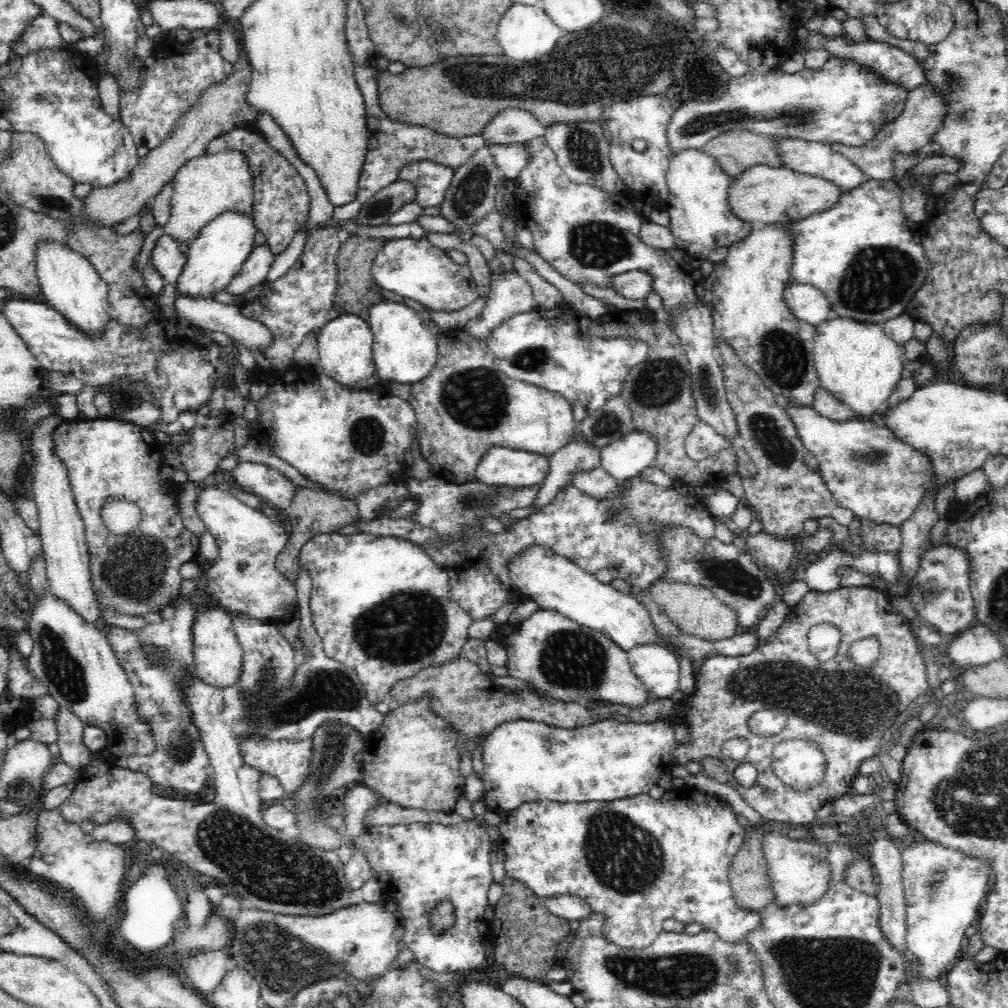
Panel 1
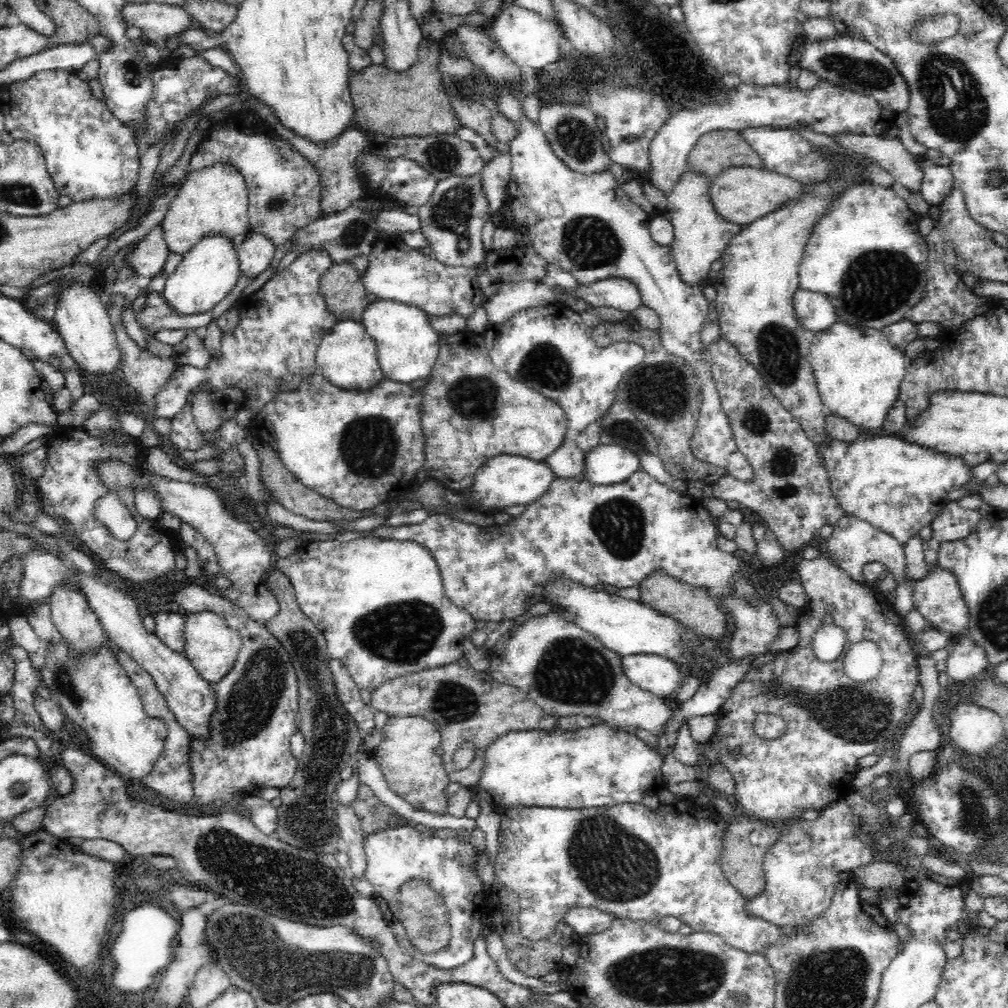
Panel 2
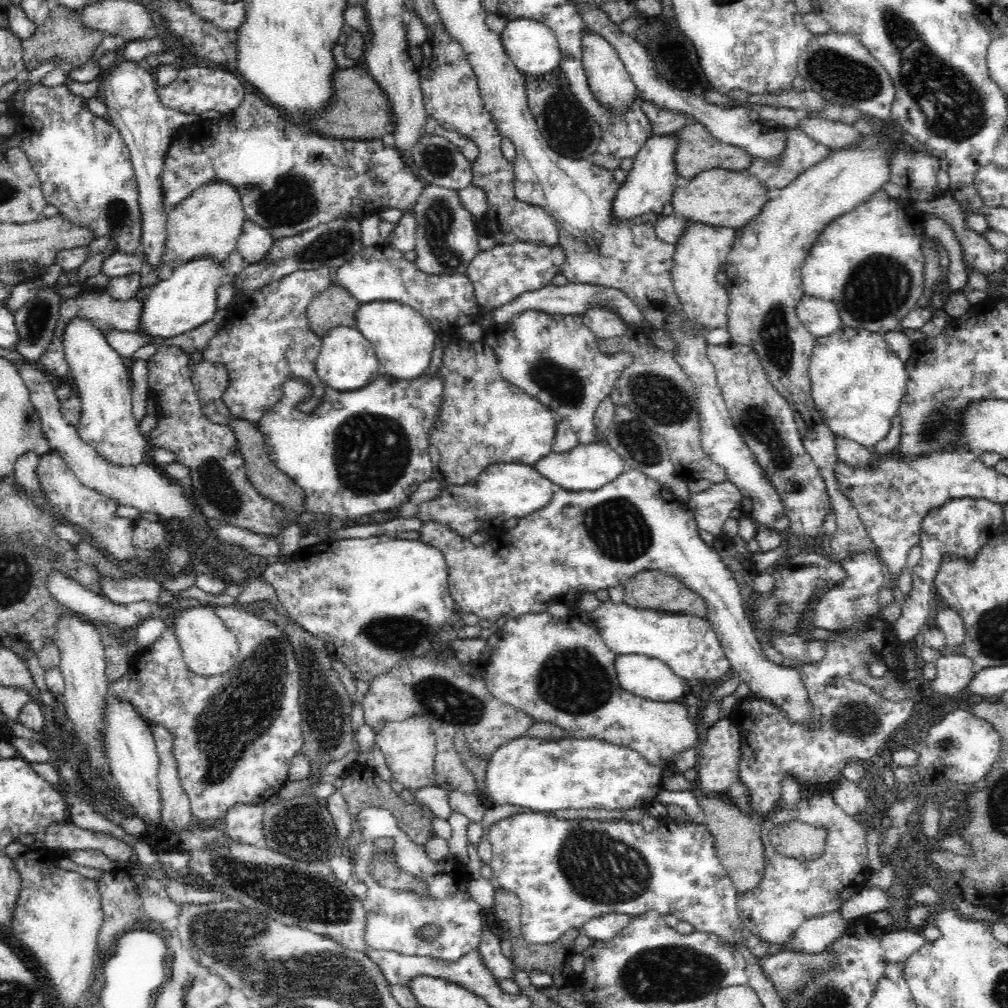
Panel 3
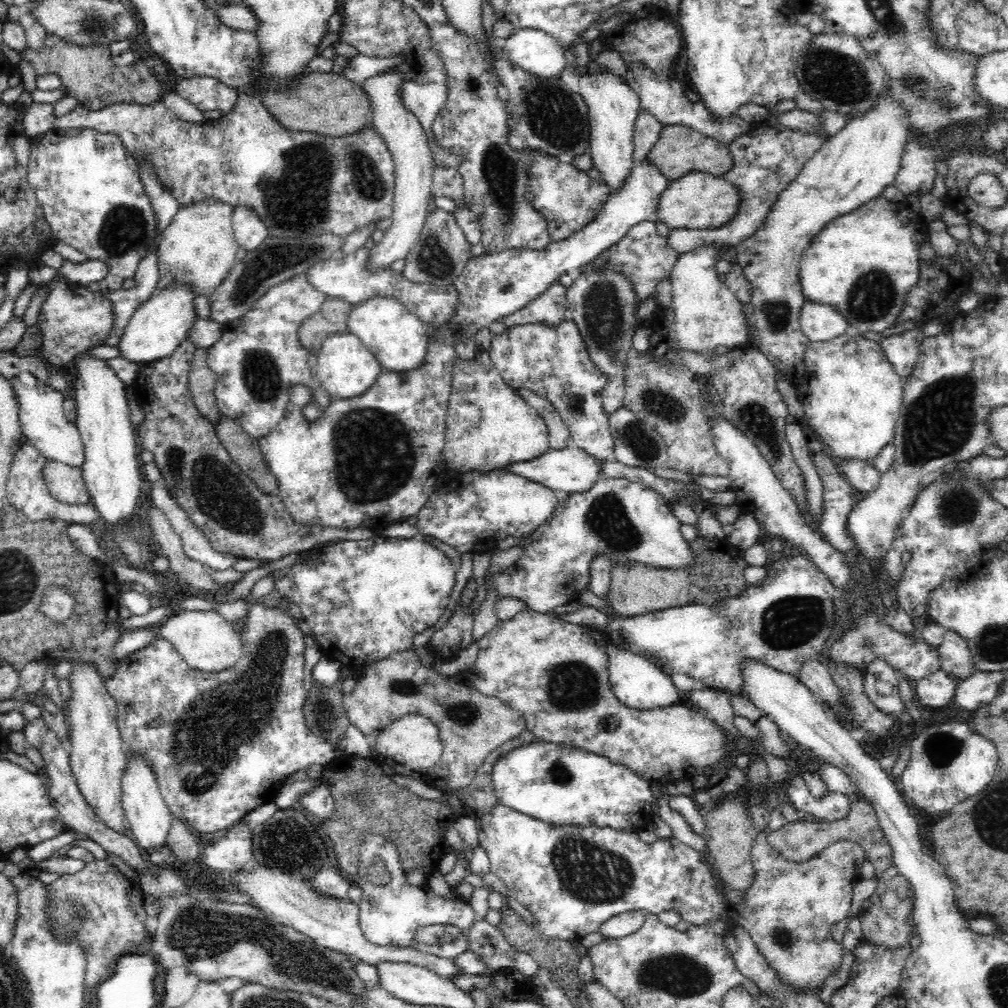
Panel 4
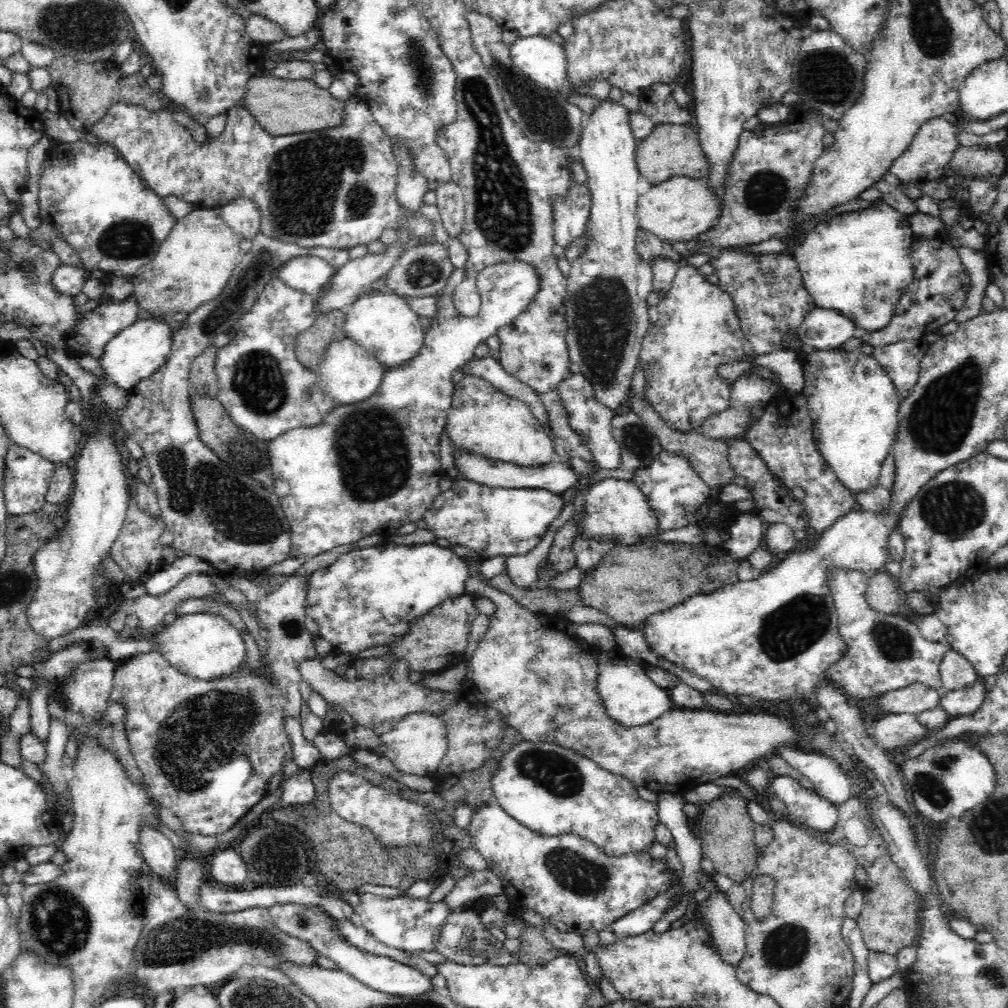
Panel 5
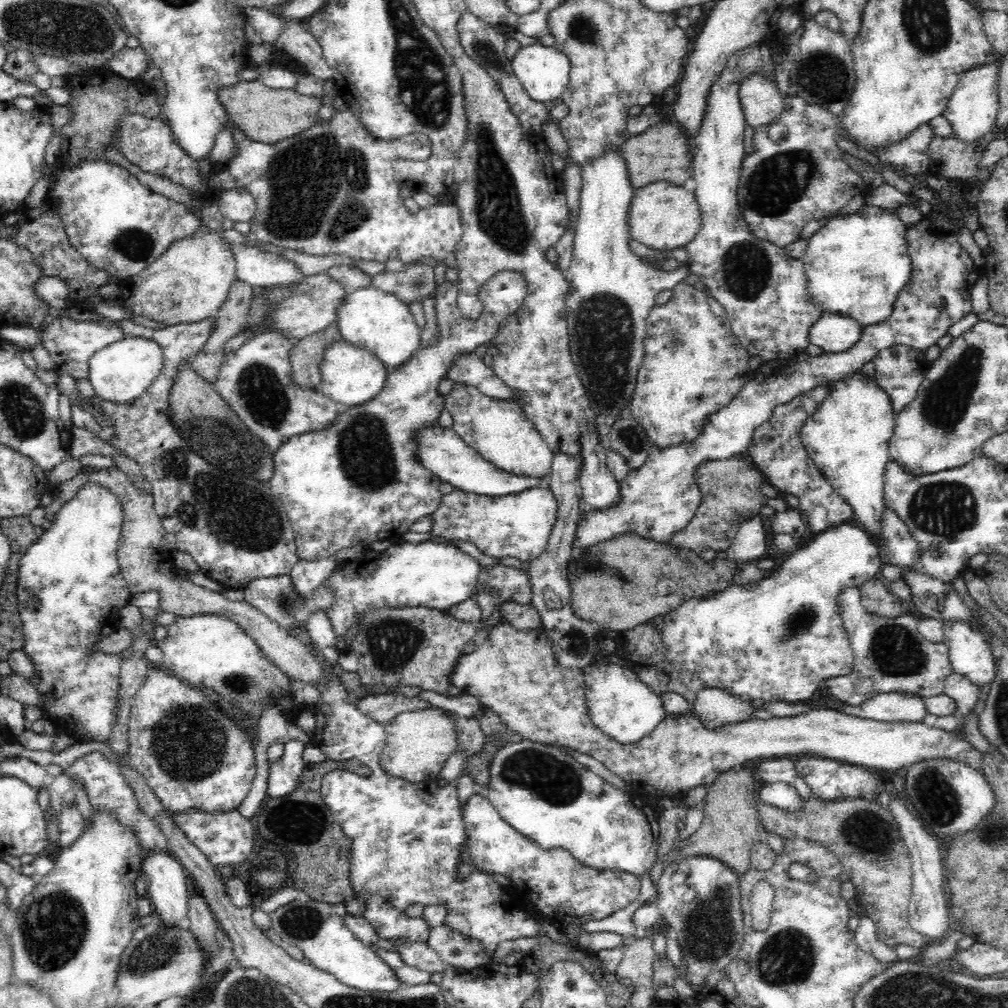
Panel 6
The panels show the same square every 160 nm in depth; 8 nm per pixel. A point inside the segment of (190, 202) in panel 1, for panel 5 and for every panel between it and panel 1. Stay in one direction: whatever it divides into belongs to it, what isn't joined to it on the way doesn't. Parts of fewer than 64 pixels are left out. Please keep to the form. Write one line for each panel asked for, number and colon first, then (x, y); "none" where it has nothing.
2: (215, 198)
3: (209, 221)
4: (199, 247)
5: (193, 264)

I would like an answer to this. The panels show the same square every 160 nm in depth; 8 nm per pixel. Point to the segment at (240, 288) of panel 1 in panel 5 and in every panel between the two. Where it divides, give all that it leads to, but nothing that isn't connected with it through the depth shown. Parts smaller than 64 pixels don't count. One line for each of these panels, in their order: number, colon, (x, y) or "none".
2: (255, 254)
3: (255, 242)
4: (250, 232)
5: (242, 215)

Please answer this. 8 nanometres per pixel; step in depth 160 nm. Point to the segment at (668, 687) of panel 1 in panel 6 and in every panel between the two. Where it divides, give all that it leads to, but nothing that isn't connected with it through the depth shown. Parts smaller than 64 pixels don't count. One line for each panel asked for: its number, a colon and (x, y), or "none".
2: (661, 676)
3: (649, 678)
4: (637, 682)
5: (631, 698)
6: (626, 709)

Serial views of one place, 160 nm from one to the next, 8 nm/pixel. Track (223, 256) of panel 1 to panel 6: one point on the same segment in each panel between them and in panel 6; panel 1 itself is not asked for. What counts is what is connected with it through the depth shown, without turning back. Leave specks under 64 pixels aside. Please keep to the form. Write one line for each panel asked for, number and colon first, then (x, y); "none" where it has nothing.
2: (209, 271)
3: (187, 299)
4: (157, 327)
5: (136, 352)
6: (120, 372)

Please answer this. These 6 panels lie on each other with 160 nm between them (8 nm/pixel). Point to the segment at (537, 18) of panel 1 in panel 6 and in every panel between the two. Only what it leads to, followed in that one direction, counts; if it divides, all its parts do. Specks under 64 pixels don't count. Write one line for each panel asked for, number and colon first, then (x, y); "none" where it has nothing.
2: (531, 42)
3: (532, 46)
4: (536, 52)
5: (538, 57)
6: (543, 71)

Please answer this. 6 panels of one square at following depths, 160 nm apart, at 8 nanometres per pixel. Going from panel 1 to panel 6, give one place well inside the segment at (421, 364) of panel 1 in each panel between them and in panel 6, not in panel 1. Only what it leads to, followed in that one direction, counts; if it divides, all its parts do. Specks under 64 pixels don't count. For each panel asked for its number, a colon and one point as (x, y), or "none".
2: (407, 345)
3: (403, 340)
4: (398, 339)
5: (386, 326)
6: (377, 321)

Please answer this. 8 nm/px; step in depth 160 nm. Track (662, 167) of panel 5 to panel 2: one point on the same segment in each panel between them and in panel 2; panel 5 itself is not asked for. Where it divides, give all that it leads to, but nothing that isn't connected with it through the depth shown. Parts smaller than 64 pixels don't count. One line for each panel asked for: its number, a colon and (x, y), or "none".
2: (714, 152)
3: (699, 150)
4: (679, 150)

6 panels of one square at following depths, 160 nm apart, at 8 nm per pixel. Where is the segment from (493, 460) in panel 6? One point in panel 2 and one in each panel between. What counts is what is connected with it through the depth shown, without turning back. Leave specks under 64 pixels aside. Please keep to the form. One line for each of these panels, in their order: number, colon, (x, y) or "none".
2: (470, 410)
3: (483, 418)
4: (489, 425)
5: (482, 420)

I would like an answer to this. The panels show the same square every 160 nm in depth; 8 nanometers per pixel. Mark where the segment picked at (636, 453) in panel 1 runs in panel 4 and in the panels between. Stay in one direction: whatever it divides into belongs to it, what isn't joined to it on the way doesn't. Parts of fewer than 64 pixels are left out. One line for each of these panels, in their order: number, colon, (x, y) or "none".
2: (605, 464)
3: (587, 466)
4: (571, 470)

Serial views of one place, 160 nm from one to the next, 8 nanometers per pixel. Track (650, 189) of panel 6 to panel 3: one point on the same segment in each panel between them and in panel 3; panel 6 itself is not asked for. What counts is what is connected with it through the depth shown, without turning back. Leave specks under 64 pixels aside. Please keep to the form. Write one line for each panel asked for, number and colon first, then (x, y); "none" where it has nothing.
3: (725, 198)
4: (699, 200)
5: (679, 209)

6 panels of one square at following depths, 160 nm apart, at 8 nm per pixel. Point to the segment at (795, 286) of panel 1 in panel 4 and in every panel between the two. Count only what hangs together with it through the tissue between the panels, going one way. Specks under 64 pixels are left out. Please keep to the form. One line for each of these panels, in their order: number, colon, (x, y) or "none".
2: (816, 313)
3: (821, 318)
4: (819, 322)

